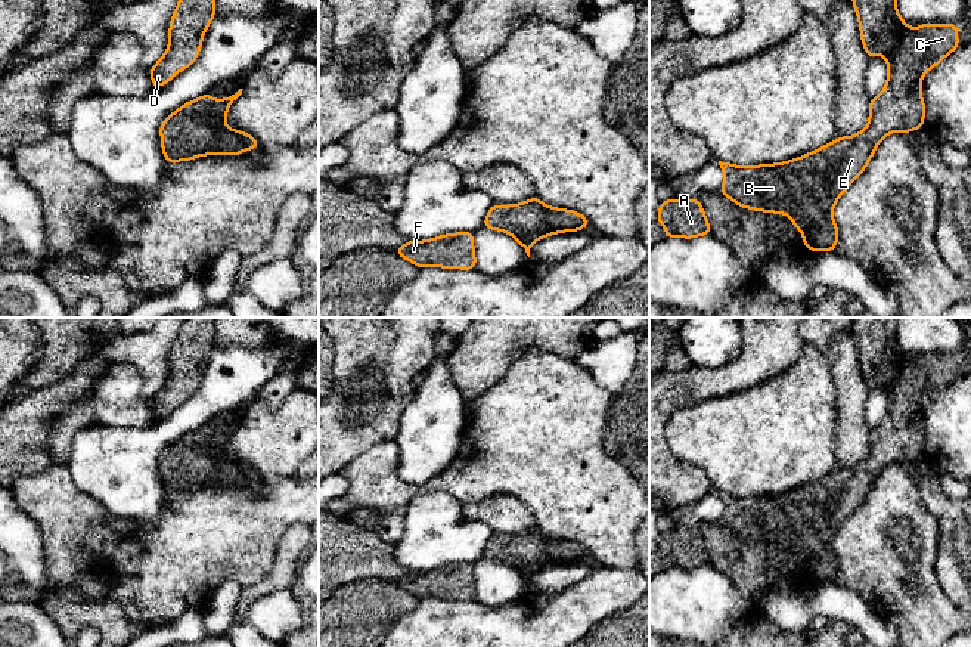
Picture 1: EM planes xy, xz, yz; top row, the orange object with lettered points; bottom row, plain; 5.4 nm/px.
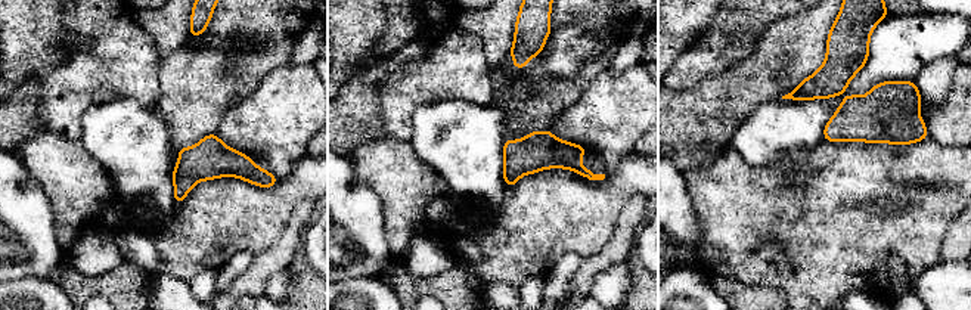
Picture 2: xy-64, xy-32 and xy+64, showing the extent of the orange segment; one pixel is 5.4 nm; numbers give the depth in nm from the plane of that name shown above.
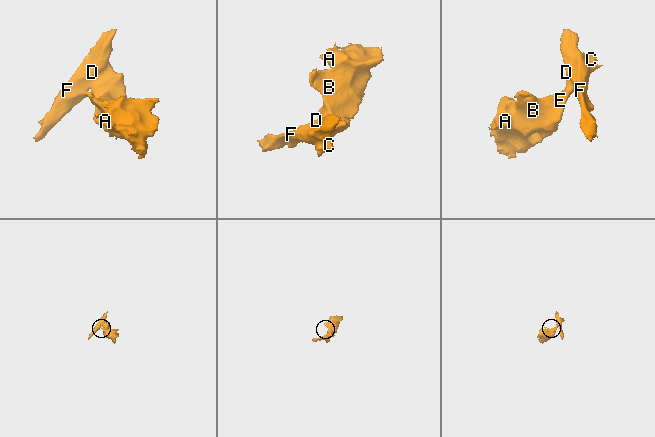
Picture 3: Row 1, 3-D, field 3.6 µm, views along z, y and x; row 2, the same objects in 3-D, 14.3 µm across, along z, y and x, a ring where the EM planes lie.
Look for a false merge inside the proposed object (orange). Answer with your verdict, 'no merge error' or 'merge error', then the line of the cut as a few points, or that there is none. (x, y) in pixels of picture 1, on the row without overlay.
no merge error; cut none

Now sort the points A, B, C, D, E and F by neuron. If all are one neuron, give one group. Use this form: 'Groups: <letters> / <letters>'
Groups: A B C D E F

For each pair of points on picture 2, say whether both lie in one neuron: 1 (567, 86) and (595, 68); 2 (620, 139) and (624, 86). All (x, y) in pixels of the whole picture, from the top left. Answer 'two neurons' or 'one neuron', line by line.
1: one neuron
2: one neuron

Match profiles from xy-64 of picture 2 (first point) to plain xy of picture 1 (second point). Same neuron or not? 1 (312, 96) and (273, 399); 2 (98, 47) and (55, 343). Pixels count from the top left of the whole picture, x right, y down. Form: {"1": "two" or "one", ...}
{"1": "two", "2": "two"}

